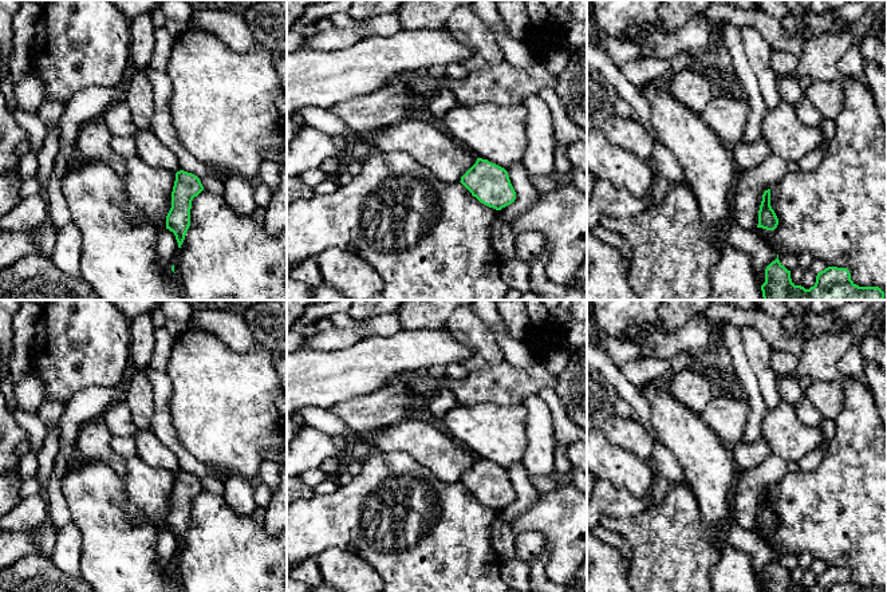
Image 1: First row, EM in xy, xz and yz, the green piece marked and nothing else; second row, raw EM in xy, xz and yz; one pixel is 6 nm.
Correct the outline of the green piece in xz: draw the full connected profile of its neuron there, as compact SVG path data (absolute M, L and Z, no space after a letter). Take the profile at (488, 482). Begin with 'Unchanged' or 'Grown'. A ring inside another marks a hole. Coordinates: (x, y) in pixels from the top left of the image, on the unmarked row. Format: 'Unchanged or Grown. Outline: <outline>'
Unchanged. Outline: M477 458L476 463L461 477L460 481L481 504L501 510L516 500L516 492L510 484L508 471Z

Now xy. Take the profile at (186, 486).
Unchanged. Outline: M180 470L172 492L172 508L166 516L166 529L174 533L181 548L190 526L192 501L204 490L200 478L192 473Z

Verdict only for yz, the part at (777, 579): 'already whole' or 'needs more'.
already whole

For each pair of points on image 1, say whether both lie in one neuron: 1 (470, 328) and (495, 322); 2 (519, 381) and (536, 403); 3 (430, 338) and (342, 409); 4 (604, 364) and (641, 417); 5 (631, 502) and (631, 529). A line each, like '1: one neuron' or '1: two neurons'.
1: two neurons
2: two neurons
3: two neurons
4: one neuron
5: two neurons

